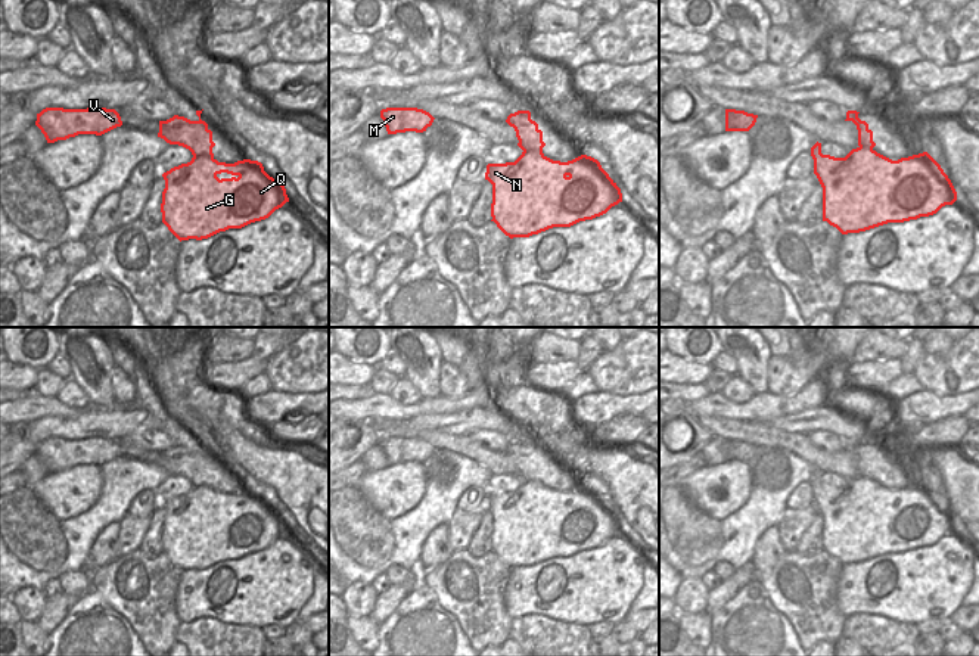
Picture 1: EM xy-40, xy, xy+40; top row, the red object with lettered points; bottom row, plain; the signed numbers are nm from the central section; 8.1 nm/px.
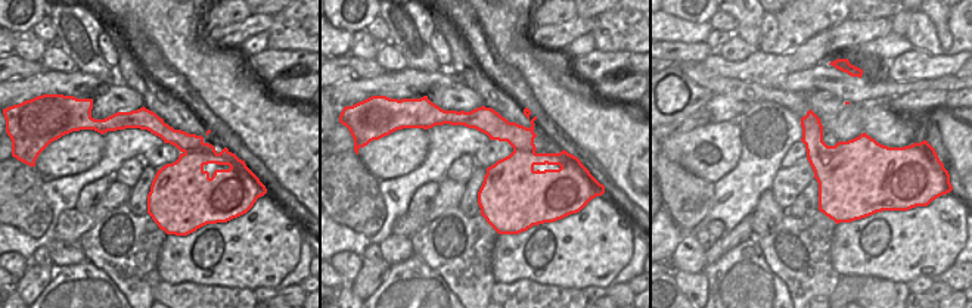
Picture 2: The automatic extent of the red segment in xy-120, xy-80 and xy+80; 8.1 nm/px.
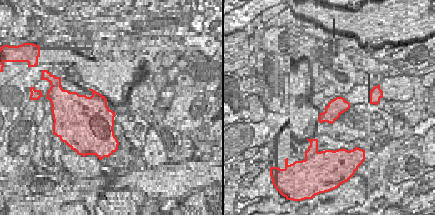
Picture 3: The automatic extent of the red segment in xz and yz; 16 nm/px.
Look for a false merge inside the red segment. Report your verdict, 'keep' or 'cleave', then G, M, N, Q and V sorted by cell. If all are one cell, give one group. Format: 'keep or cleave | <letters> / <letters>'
cleave | G N Q / M V

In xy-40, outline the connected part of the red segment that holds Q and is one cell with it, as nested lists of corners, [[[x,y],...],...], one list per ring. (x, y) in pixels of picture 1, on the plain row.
[[[193,486],[162,504],[162,553],[181,572],[208,569],[229,559],[242,559],[268,548],[289,528],[282,513],[270,507],[261,492],[243,489],[234,494],[218,492],[209,486]]]

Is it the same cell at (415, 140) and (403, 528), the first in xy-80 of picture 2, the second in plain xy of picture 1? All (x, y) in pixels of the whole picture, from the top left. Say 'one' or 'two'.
two

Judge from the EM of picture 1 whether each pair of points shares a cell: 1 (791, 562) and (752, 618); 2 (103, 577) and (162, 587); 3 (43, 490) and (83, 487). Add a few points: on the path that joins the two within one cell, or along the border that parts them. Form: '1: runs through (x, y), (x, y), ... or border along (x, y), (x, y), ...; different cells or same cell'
1: border along (755, 578), (767, 593), (768, 600), (789, 621); different cells
2: runs through (118, 584), (131, 584), (140, 590), (148, 590); same cell
3: runs through (53, 490), (72, 488); same cell

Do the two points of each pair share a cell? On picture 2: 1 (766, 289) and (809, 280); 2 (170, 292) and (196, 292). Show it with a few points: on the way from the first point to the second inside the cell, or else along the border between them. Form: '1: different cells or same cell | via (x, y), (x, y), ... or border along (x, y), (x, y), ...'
1: different cells | border along (764, 257), (769, 268), (789, 292)
2: same cell | via (176, 292), (191, 292)

